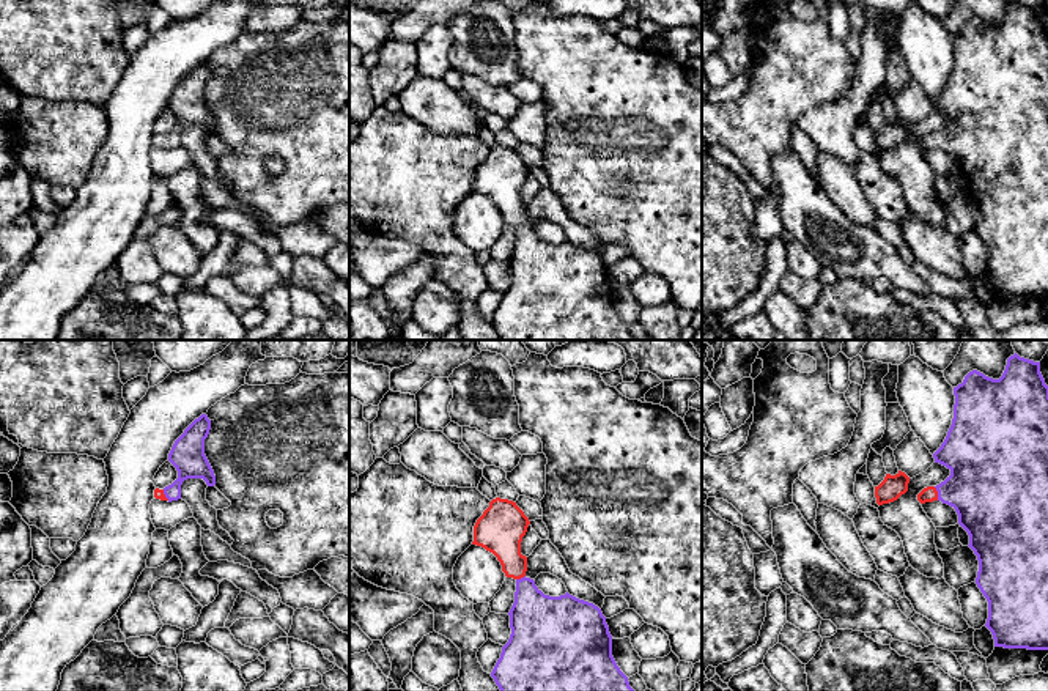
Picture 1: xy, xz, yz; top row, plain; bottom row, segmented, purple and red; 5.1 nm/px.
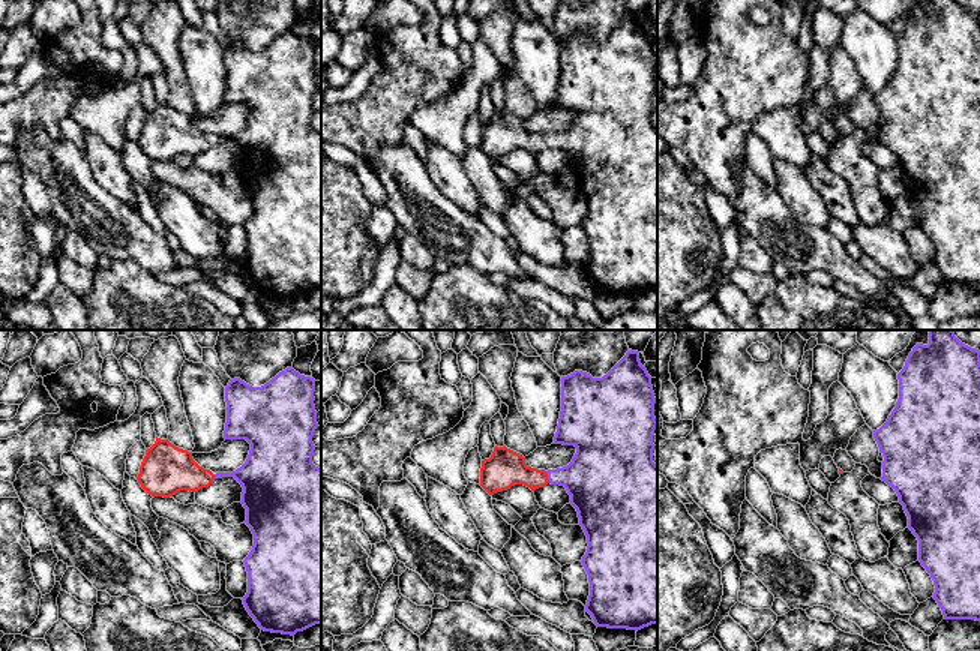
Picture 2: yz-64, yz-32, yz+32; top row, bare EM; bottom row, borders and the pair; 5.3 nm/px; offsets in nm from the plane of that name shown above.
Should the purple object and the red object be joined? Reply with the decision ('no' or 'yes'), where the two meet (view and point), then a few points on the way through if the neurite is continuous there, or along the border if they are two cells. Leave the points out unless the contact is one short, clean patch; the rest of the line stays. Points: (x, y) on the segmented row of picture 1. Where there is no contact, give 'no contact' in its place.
yes; contact yz (938, 493); way yz (987, 488), (938, 493), (927, 495)

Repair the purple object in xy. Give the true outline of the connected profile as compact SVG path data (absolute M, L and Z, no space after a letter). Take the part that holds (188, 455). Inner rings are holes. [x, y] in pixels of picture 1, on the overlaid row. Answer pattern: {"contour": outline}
{"contour": "M201 414L175 441L168 461L176 467L178 479L164 490L156 488L156 499L168 502L181 499L181 485L187 479L203 479L208 486L216 485L214 471L205 455L205 439L209 430L211 420L206 414Z"}

